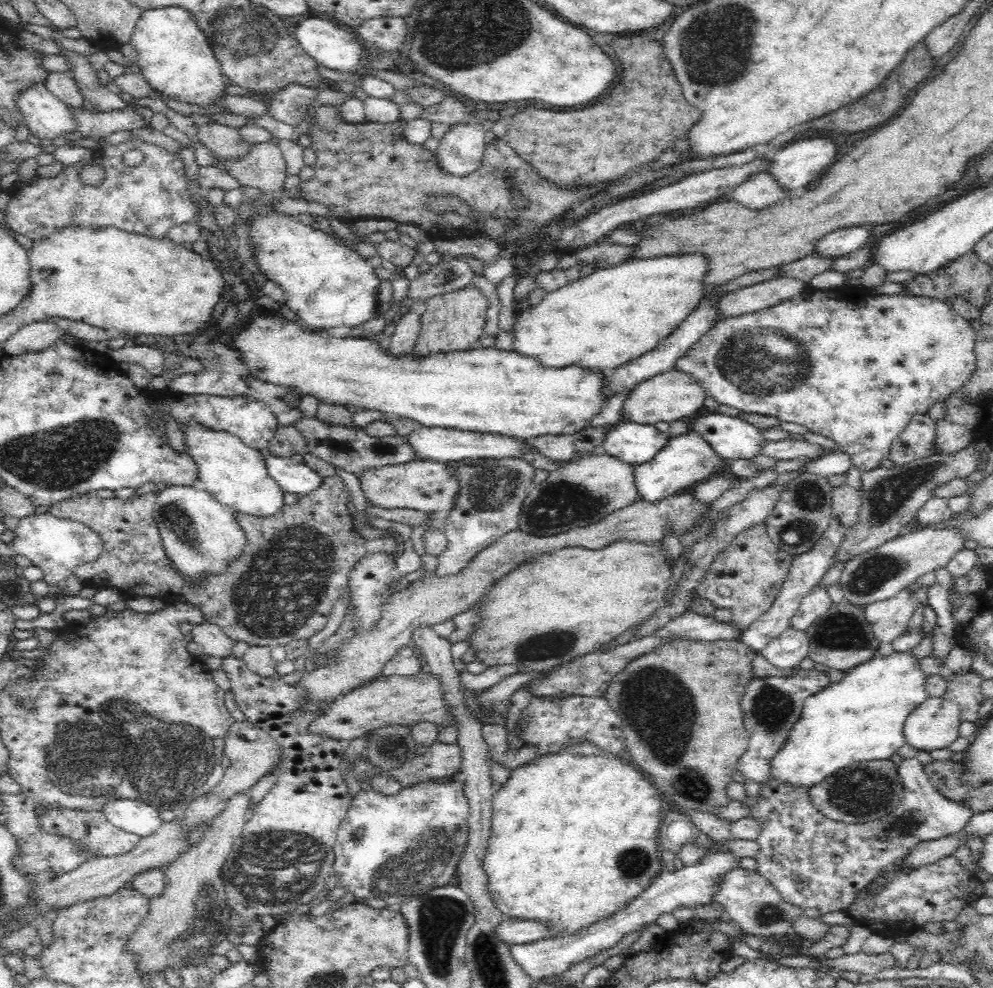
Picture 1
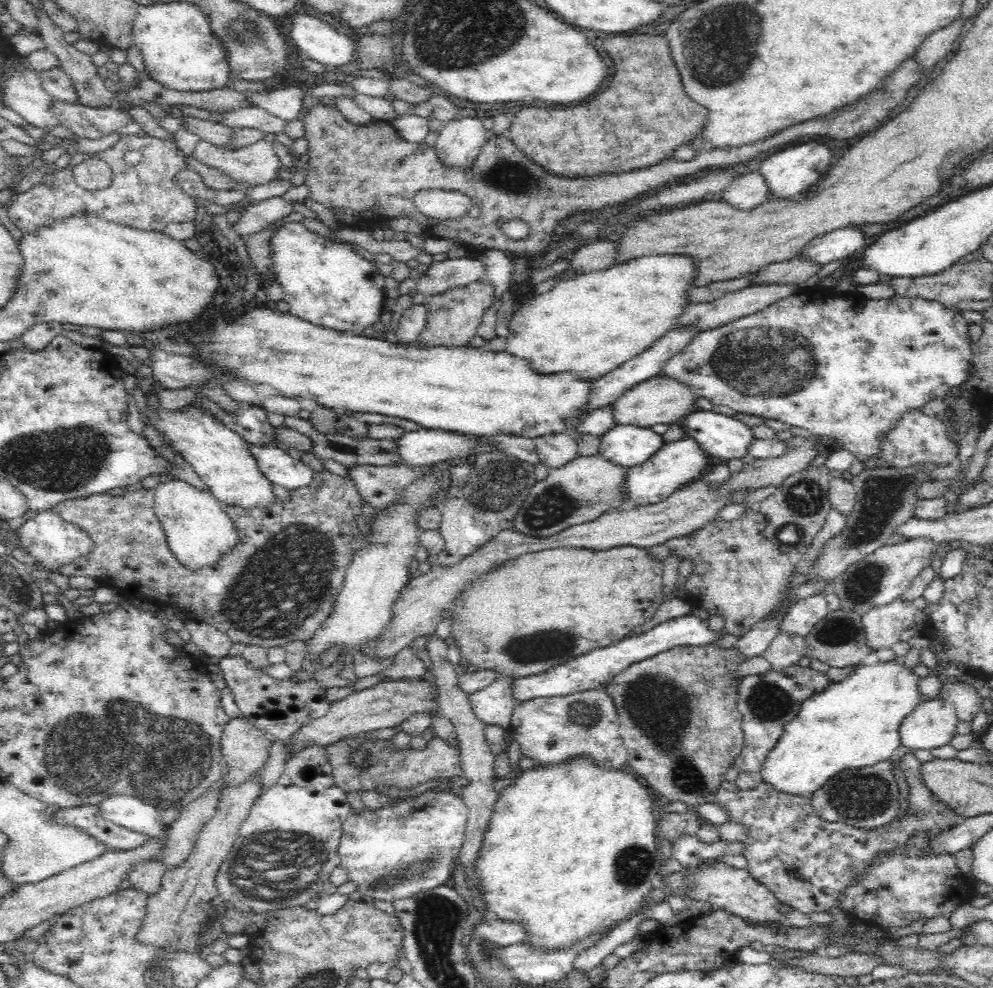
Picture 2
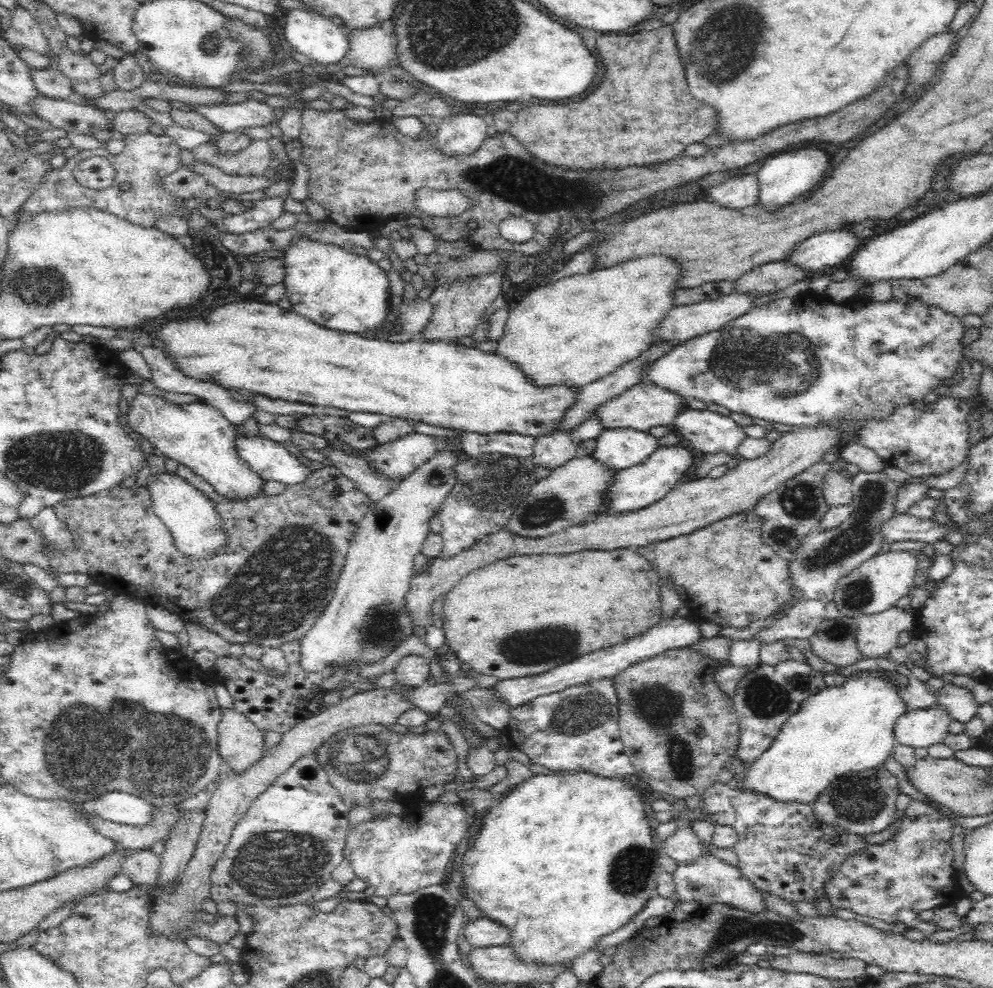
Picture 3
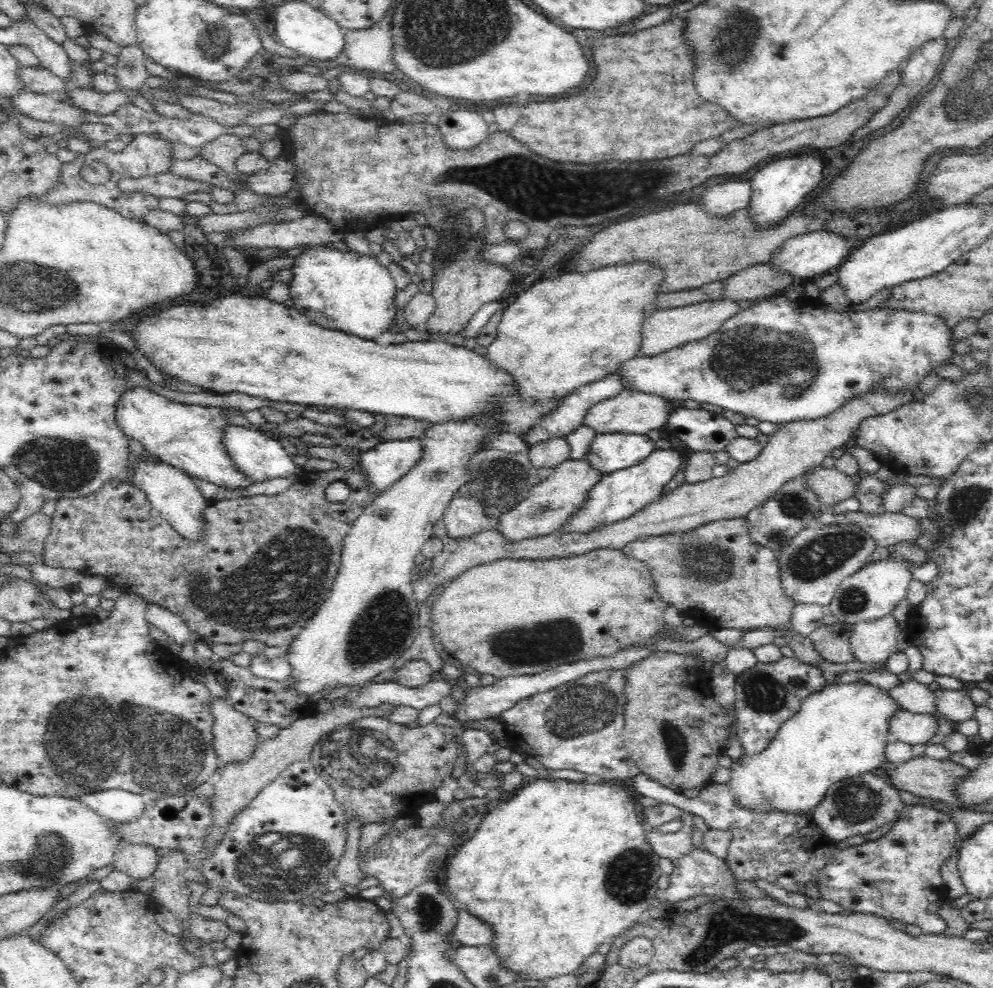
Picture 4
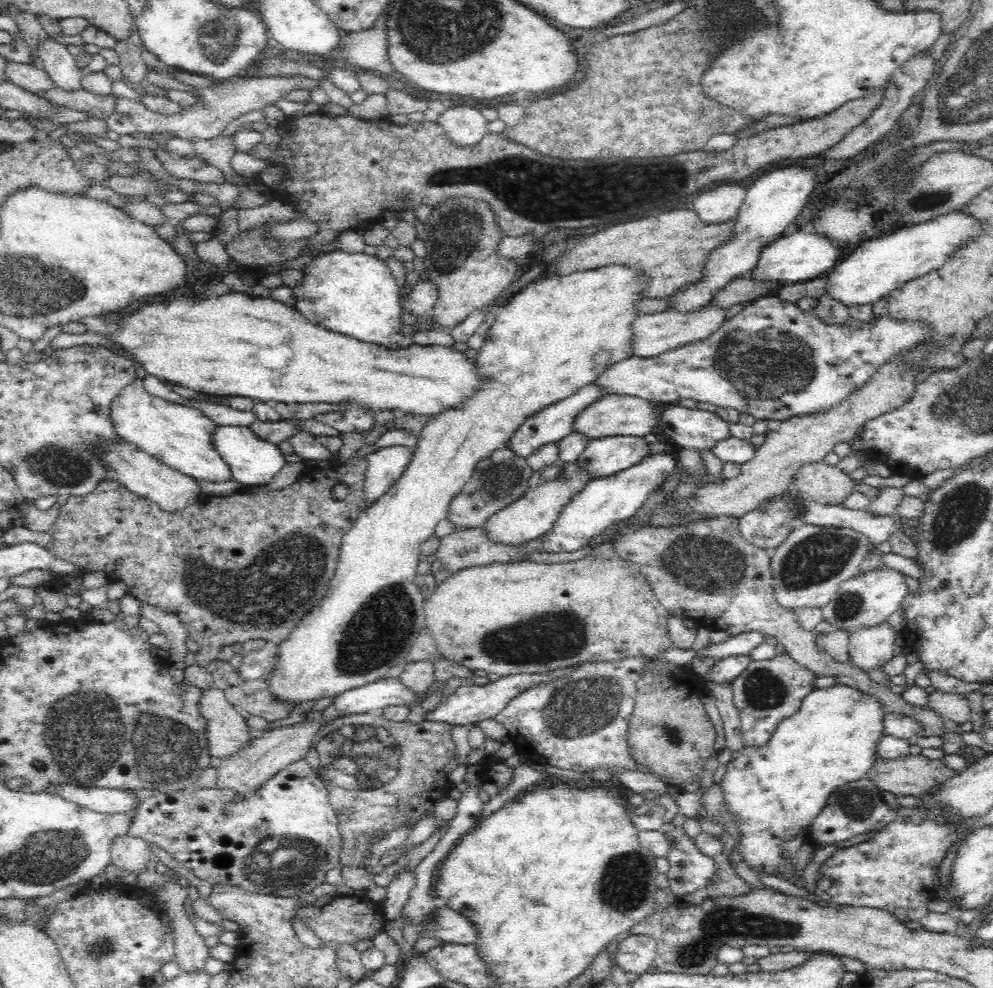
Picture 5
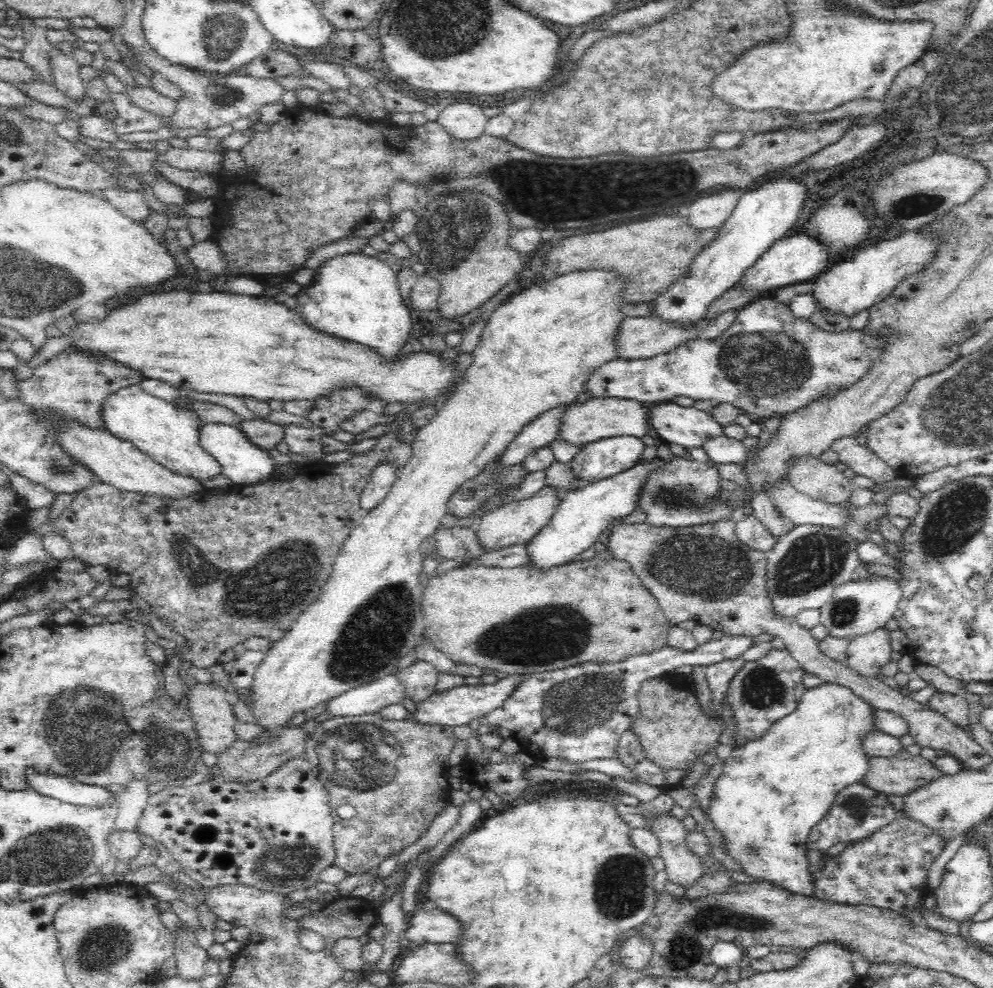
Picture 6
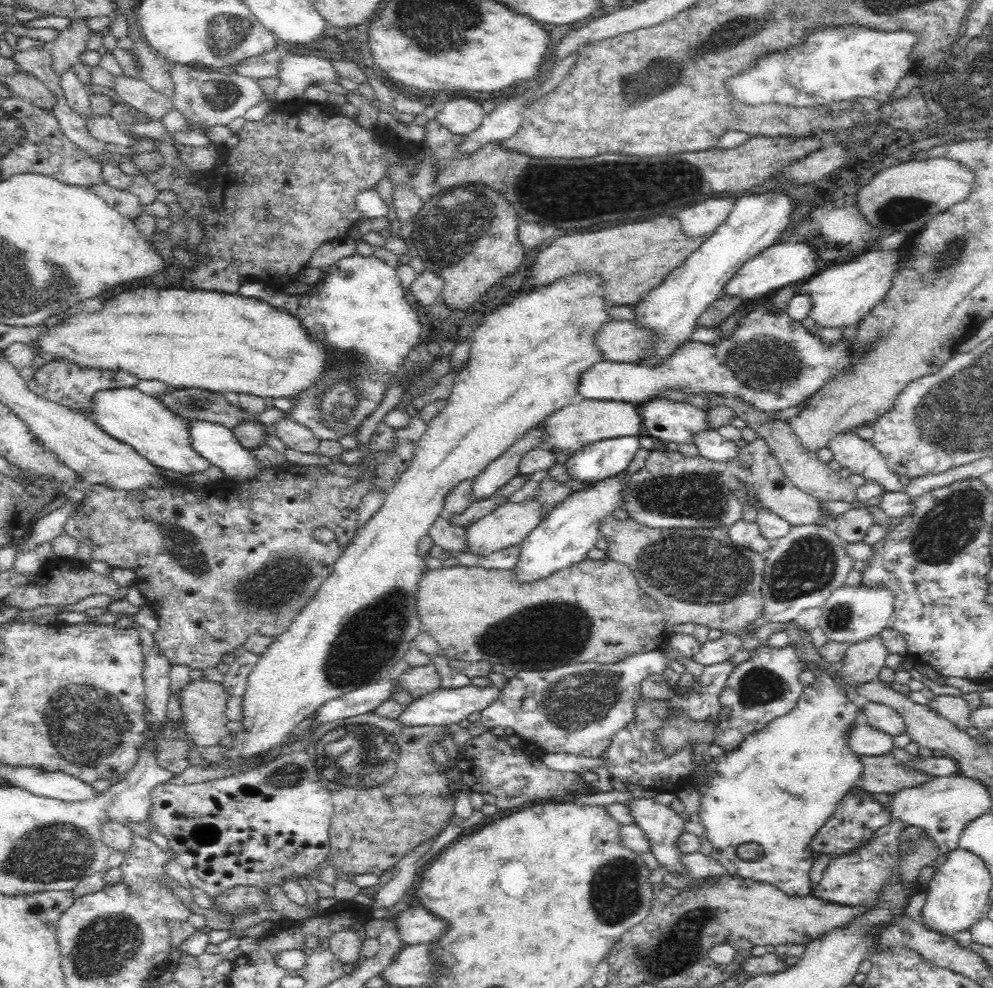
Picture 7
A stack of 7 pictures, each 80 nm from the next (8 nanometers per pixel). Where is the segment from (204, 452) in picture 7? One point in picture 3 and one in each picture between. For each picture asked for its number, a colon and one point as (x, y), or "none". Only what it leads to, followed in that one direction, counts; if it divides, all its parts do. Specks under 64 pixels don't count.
3: (269, 460)
4: (258, 458)
5: (250, 461)
6: (244, 464)

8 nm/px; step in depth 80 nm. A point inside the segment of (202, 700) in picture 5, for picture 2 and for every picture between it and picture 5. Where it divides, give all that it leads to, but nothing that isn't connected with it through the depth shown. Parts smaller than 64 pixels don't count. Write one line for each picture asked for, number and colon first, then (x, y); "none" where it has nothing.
2: (244, 748)
3: (240, 742)
4: (234, 737)

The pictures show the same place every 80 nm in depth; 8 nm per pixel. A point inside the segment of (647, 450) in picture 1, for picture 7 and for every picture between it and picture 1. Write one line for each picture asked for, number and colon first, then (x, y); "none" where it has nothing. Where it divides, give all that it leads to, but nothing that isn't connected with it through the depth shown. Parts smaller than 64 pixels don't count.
2: (626, 446)
3: (616, 449)
4: (607, 454)
5: (601, 458)
6: (608, 457)
7: (604, 459)

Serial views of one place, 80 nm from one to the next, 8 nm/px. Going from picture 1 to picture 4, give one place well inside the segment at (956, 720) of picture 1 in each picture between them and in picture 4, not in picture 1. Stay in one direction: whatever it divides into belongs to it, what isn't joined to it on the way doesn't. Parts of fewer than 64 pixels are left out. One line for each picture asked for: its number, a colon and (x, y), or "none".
2: (932, 724)
3: (917, 728)
4: (910, 728)

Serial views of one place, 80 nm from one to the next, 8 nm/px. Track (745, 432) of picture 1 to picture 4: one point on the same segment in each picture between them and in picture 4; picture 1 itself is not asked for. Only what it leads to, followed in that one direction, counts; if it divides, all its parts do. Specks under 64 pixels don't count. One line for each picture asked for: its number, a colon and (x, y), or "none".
2: (719, 436)
3: (708, 432)
4: (699, 430)

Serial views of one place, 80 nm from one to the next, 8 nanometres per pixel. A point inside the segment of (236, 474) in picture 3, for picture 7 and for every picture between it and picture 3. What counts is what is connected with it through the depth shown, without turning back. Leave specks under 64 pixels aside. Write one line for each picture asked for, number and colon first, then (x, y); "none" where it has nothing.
4: (186, 436)
5: (179, 436)
6: (169, 436)
7: (127, 415)

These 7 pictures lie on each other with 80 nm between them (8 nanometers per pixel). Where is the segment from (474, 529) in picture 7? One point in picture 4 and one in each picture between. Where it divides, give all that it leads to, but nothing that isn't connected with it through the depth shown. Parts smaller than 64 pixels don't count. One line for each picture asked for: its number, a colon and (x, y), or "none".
4: (544, 511)
5: (522, 522)
6: (513, 523)

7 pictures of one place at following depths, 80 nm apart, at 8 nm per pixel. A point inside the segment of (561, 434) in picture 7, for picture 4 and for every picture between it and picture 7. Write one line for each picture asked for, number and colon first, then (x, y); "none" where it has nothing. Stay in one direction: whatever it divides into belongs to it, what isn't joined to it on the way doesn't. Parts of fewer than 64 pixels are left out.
4: (632, 413)
5: (610, 415)
6: (583, 423)

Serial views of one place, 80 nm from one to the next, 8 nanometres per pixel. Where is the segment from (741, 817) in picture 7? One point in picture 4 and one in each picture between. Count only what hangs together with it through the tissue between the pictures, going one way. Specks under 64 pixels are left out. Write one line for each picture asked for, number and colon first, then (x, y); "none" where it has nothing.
4: (840, 731)
5: (774, 791)
6: (773, 790)

